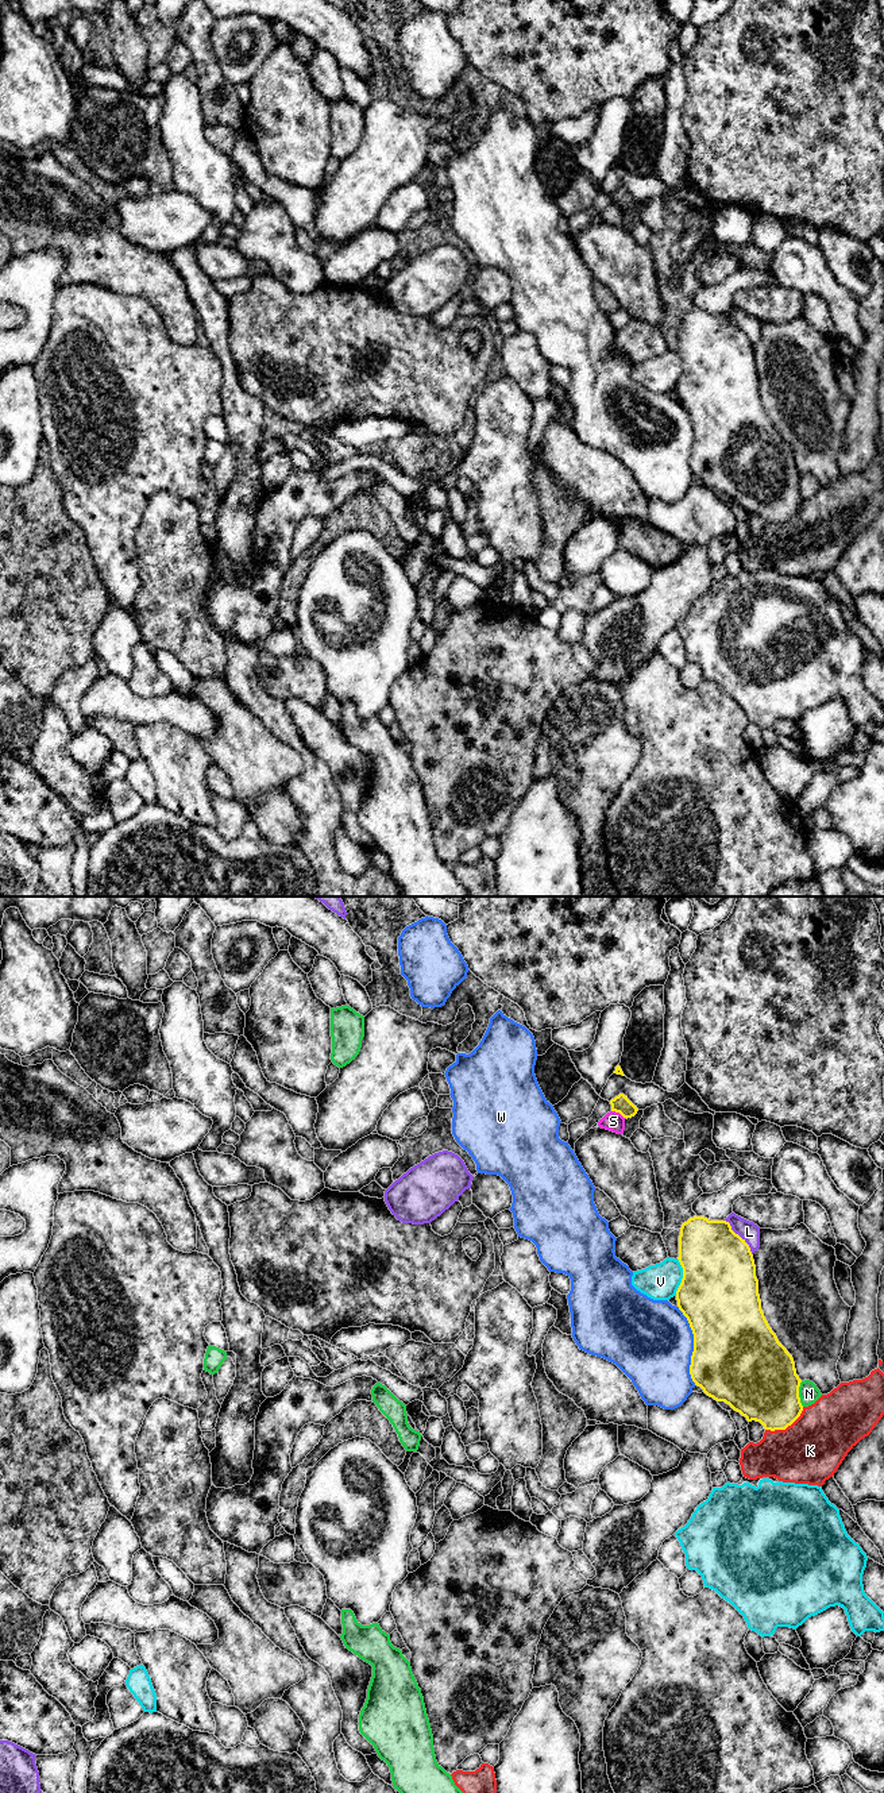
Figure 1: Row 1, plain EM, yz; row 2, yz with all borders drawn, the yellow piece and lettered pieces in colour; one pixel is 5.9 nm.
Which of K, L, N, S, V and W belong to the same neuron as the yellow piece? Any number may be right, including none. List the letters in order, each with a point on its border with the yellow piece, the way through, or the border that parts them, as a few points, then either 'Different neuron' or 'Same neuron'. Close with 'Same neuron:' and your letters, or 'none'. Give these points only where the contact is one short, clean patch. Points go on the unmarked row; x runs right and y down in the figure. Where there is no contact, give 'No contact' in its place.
K: Touches yellow at yz (786, 520). Different neuron
L: Touches yellow at yz (740, 330). Different neuron
N: Touches yellow at yz (798, 486). Different neuron
S: Touches yellow at yz (620, 205). Boundary: yz (612, 203), (626, 211). Different neuron
V: Touches yellow at yz (683, 370). Different neuron
W: Touches yellow at yz (694, 438). Different neuron
Same neuron: none

